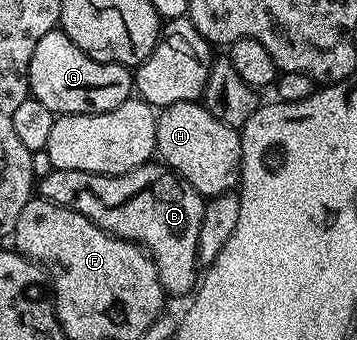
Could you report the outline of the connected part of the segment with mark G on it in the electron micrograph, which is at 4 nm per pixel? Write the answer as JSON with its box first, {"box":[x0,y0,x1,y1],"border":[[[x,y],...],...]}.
{"box":[27,27,133,115],"border":[[[56,27],[41,38],[41,43],[37,43],[37,47],[33,47],[33,59],[29,59],[29,71],[27,72],[27,88],[30,96],[45,103],[45,107],[49,107],[49,111],[56,115],[104,113],[113,111],[121,107],[121,103],[132,100],[133,73],[128,66],[118,65],[112,61],[98,61],[85,55],[85,51],[81,51],[81,47],[77,47],[77,43],[69,39],[69,35],[65,35],[62,29]]]}

